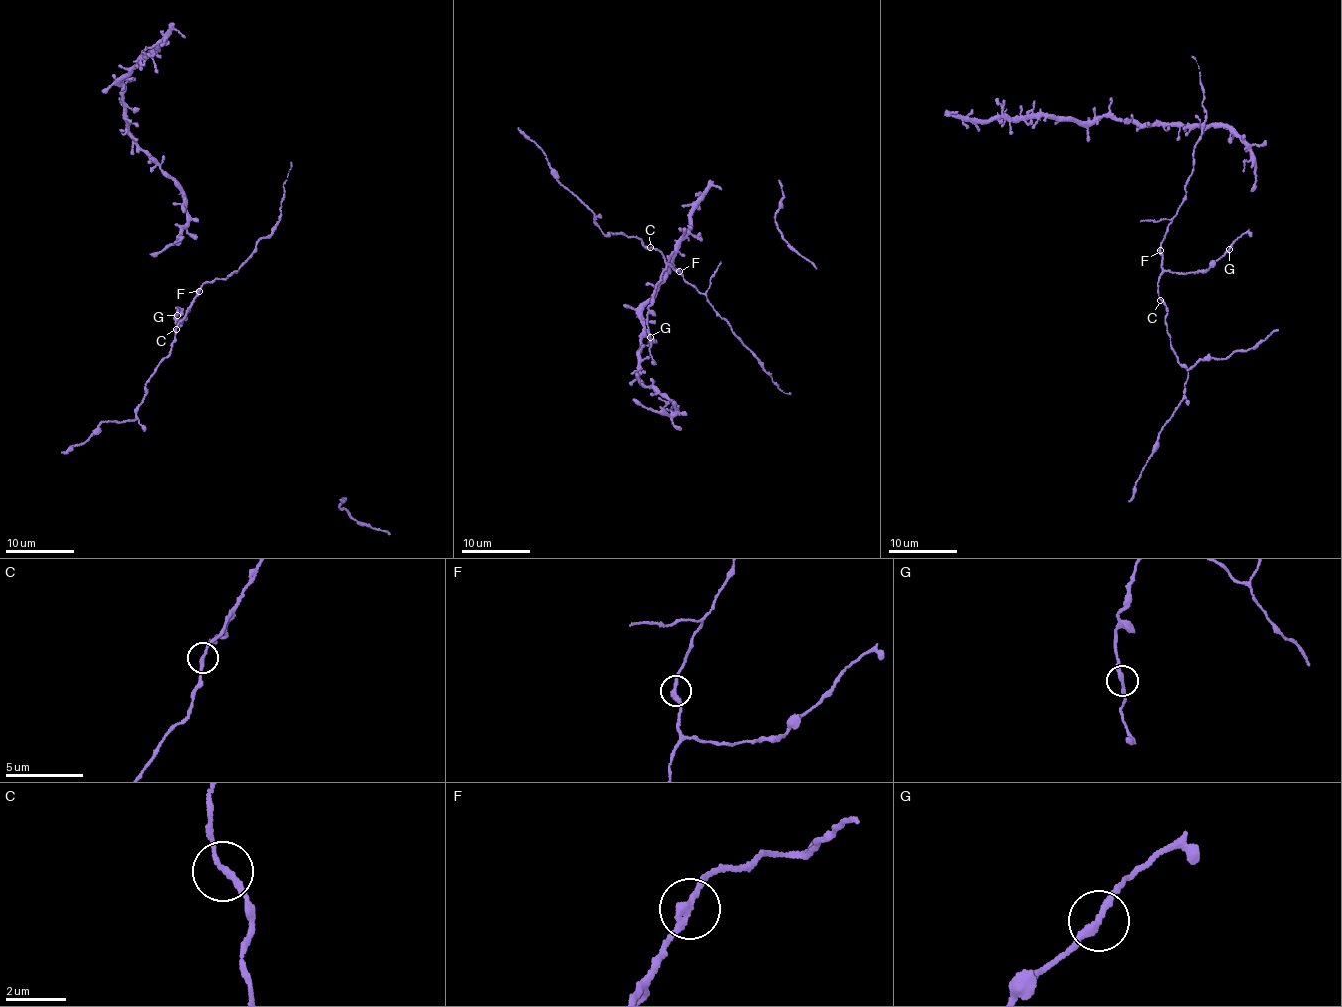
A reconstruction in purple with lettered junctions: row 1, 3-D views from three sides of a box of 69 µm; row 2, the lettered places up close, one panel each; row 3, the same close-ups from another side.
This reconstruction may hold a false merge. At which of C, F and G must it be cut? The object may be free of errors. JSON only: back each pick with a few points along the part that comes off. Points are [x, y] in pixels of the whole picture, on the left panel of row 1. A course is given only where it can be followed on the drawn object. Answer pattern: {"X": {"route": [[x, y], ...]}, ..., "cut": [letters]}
{"cut": []}

